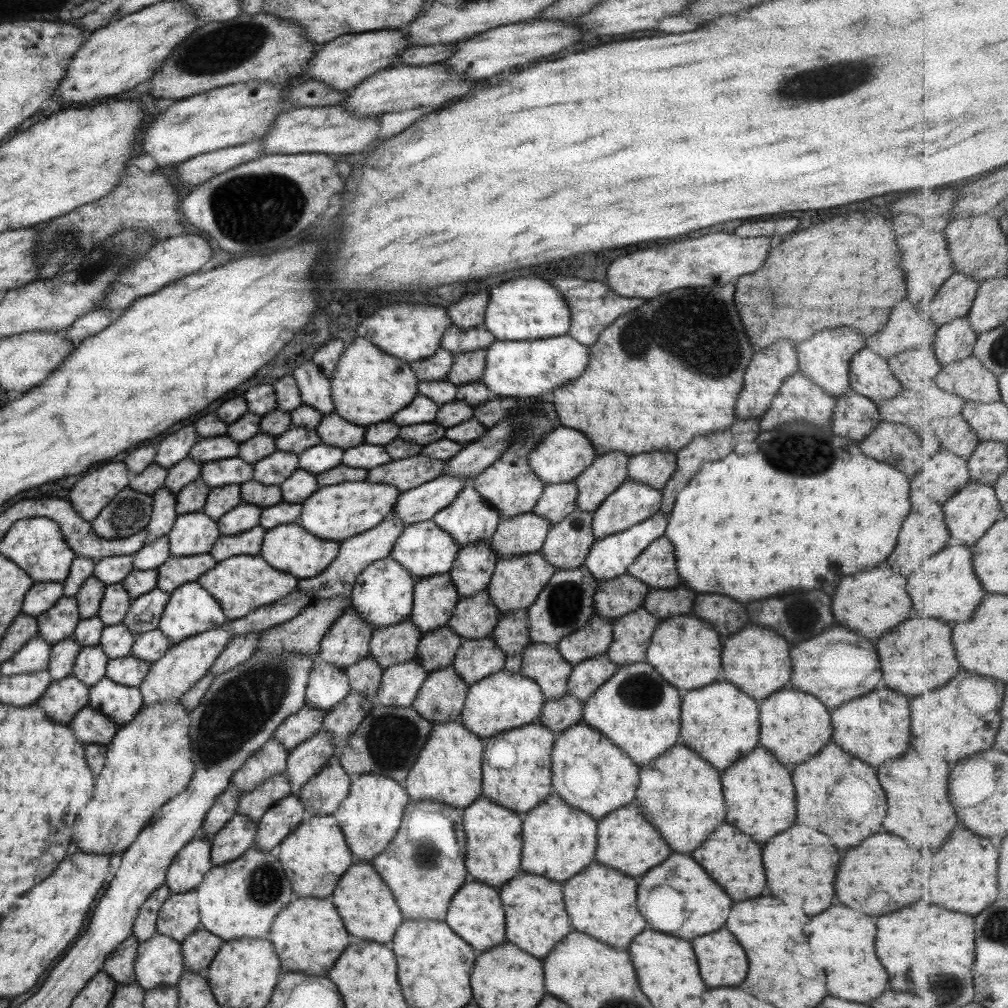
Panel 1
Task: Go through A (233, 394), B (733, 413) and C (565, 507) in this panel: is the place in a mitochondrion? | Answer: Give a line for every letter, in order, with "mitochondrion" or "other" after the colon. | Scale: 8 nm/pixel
A: other
B: other
C: other

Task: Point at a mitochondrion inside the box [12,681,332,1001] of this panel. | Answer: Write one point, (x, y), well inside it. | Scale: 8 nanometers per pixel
(264, 887)

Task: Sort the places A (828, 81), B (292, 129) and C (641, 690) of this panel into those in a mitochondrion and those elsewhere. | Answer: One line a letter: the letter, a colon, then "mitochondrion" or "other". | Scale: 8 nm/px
A: mitochondrion
B: other
C: mitochondrion

